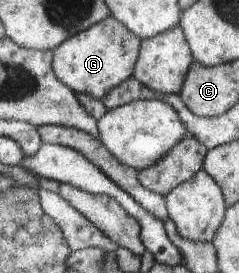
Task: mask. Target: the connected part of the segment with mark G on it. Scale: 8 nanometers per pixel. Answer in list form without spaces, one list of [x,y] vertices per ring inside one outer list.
[[[111,16],[76,34],[54,50],[54,73],[77,94],[88,94],[102,99],[112,88],[134,74],[142,39],[131,32],[119,19]]]

